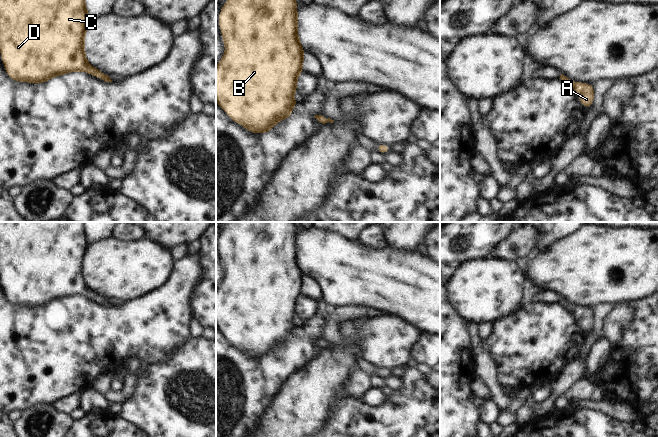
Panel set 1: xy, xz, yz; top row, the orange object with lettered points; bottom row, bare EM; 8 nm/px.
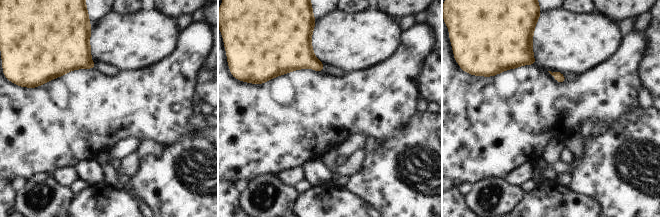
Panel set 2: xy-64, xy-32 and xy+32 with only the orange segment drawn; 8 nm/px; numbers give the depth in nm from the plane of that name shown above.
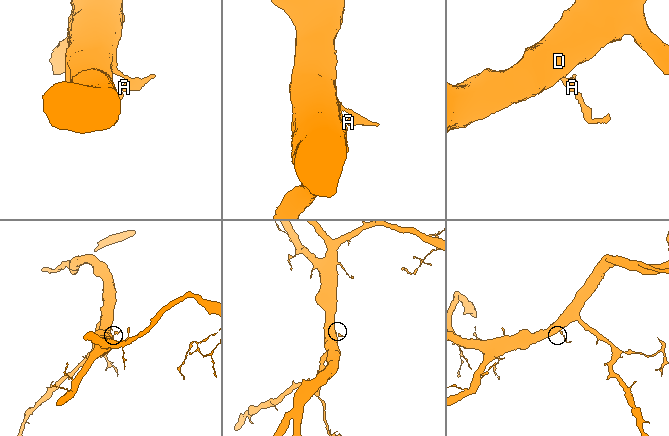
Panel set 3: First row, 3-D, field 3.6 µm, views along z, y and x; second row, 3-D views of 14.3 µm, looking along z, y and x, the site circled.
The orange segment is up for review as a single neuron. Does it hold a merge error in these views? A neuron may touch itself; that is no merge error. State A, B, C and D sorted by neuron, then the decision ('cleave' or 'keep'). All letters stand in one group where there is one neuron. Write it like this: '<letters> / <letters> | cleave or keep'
A B C D | keep

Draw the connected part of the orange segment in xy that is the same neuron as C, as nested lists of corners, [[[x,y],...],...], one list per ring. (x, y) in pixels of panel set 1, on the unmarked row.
[[[0,222],[0,275],[8,300],[37,308],[68,296],[85,295],[112,306],[87,285],[85,257],[89,246],[85,222]]]

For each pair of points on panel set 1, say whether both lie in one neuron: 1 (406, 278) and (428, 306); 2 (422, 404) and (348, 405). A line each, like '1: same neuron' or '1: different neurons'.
1: same neuron
2: same neuron

